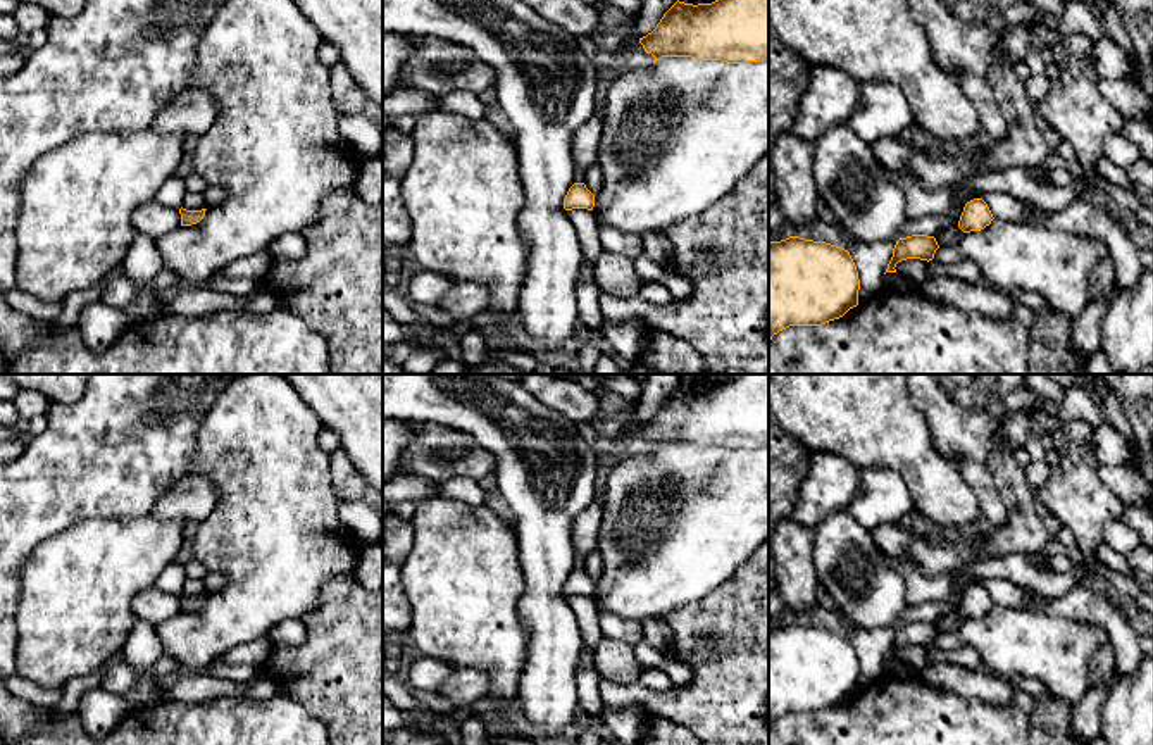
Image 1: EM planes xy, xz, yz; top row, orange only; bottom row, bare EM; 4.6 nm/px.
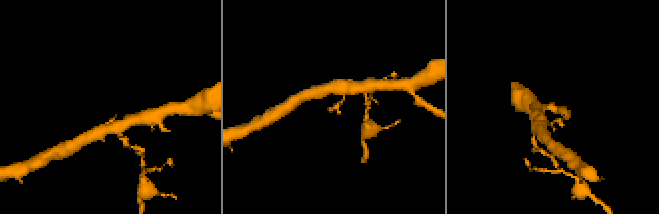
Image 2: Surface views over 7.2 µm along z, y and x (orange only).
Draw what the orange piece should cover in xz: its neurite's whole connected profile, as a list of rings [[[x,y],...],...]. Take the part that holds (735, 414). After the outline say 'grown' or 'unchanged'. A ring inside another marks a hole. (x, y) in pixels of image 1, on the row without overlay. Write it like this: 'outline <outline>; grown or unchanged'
outline [[[734,374],[712,390],[677,386],[639,429],[655,448],[662,443],[769,447],[769,374]]]; unchanged

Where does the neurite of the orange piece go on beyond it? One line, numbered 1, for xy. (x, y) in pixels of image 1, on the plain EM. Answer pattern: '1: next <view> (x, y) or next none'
1: next none

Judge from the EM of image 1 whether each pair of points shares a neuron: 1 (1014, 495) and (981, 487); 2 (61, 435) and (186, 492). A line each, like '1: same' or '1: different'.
1: different
2: different

